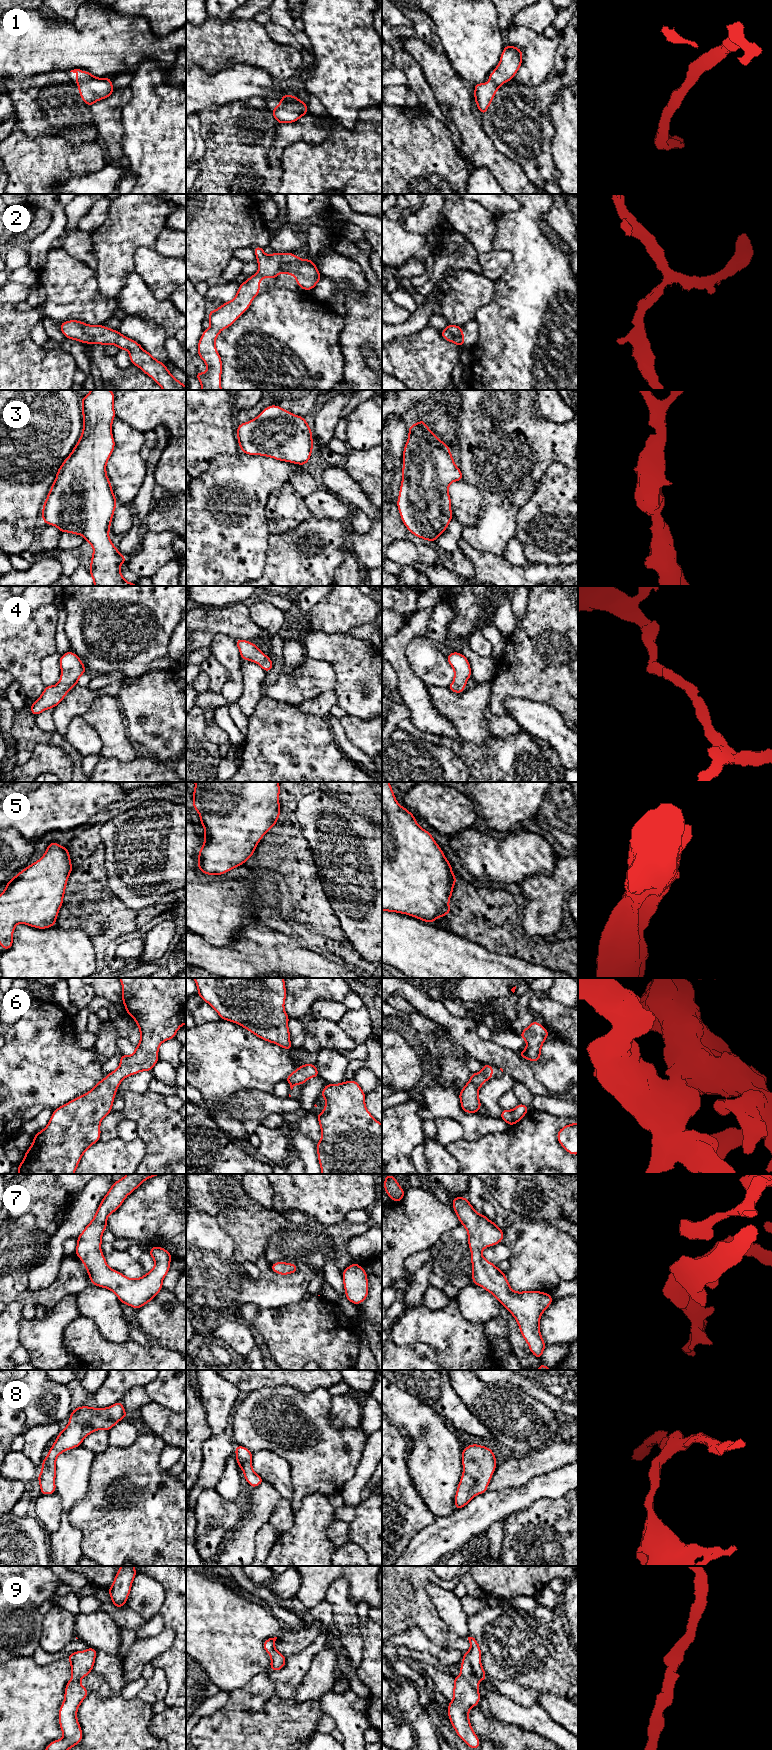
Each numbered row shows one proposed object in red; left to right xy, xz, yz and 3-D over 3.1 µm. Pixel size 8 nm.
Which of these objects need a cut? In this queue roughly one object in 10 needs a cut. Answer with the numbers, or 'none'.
none

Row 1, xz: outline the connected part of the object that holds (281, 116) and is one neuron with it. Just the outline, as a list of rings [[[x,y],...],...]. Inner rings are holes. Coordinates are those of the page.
[[[285,94],[280,104],[272,109],[272,115],[278,124],[293,123],[308,112],[308,106],[296,96]]]

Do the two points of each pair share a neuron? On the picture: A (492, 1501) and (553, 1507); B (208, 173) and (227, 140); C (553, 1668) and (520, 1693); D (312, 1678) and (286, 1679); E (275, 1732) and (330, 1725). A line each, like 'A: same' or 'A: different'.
A: different
B: same
C: different
D: different
E: different

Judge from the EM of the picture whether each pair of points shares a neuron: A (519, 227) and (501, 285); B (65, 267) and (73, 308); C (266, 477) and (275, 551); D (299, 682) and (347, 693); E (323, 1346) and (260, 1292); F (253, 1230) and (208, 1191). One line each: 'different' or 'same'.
A: same
B: same
C: different
D: different
E: different
F: same

